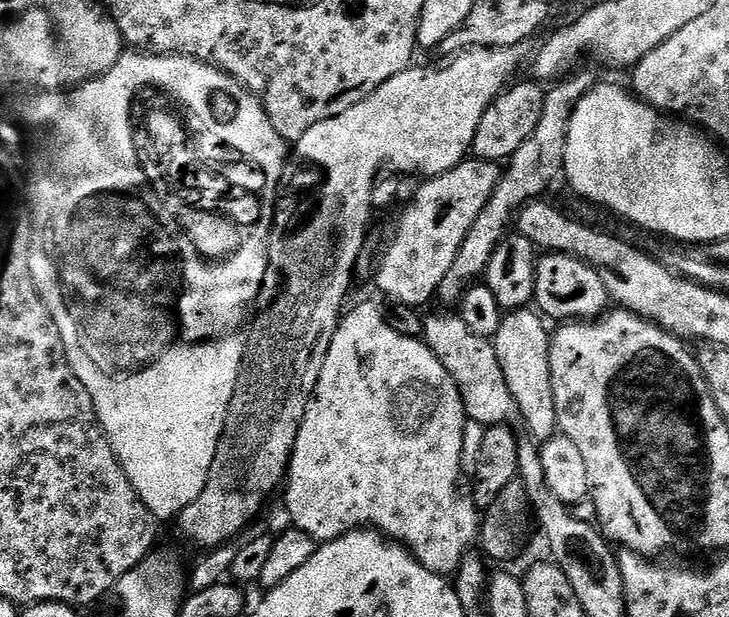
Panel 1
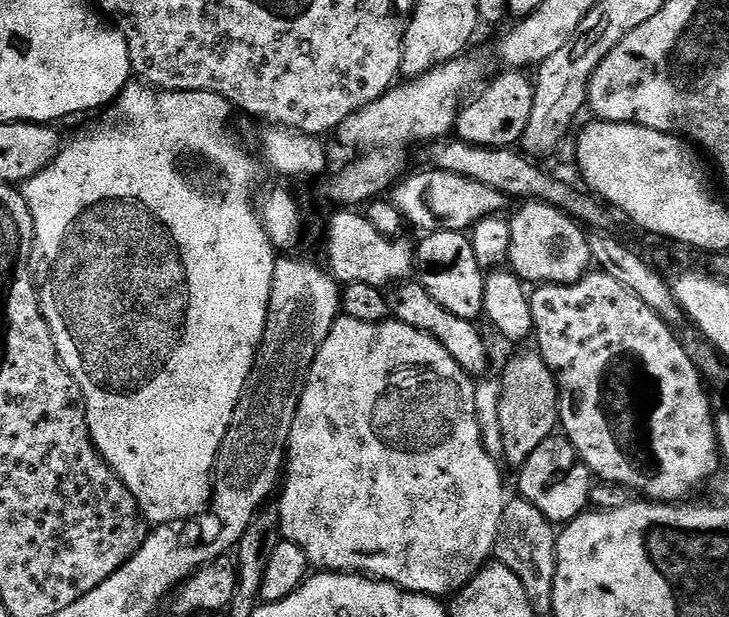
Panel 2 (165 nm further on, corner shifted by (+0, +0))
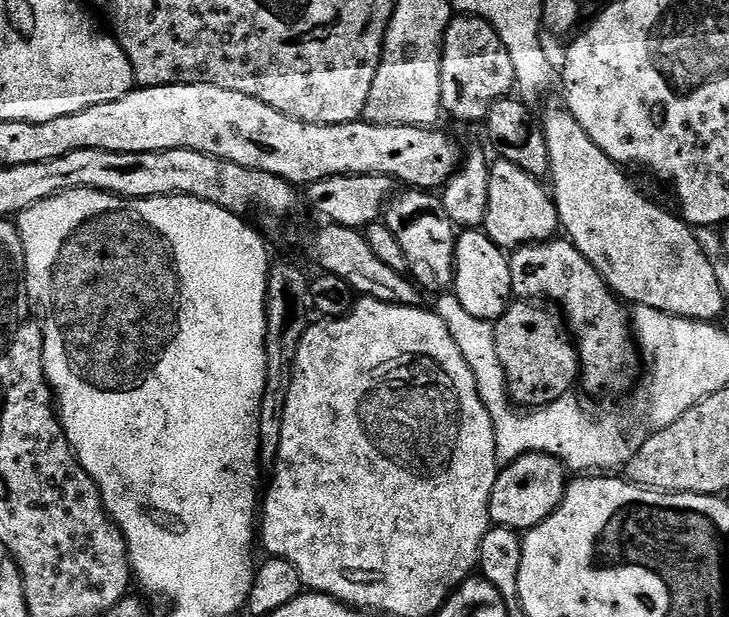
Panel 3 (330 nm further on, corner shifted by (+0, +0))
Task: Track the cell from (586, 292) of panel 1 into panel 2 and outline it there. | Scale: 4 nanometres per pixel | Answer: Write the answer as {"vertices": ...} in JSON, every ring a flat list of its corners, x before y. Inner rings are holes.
{"vertices":[[524,202,510,216,510,254,507,267,525,285,573,284,588,275,593,267,588,232,560,208,539,202]]}

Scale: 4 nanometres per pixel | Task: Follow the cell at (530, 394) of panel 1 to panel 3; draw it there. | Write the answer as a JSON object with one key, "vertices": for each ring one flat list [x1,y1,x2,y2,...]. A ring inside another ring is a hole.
{"vertices":[[464,230,456,238,454,294,474,318,495,322,513,299,510,266,505,249,498,247,483,230]]}

